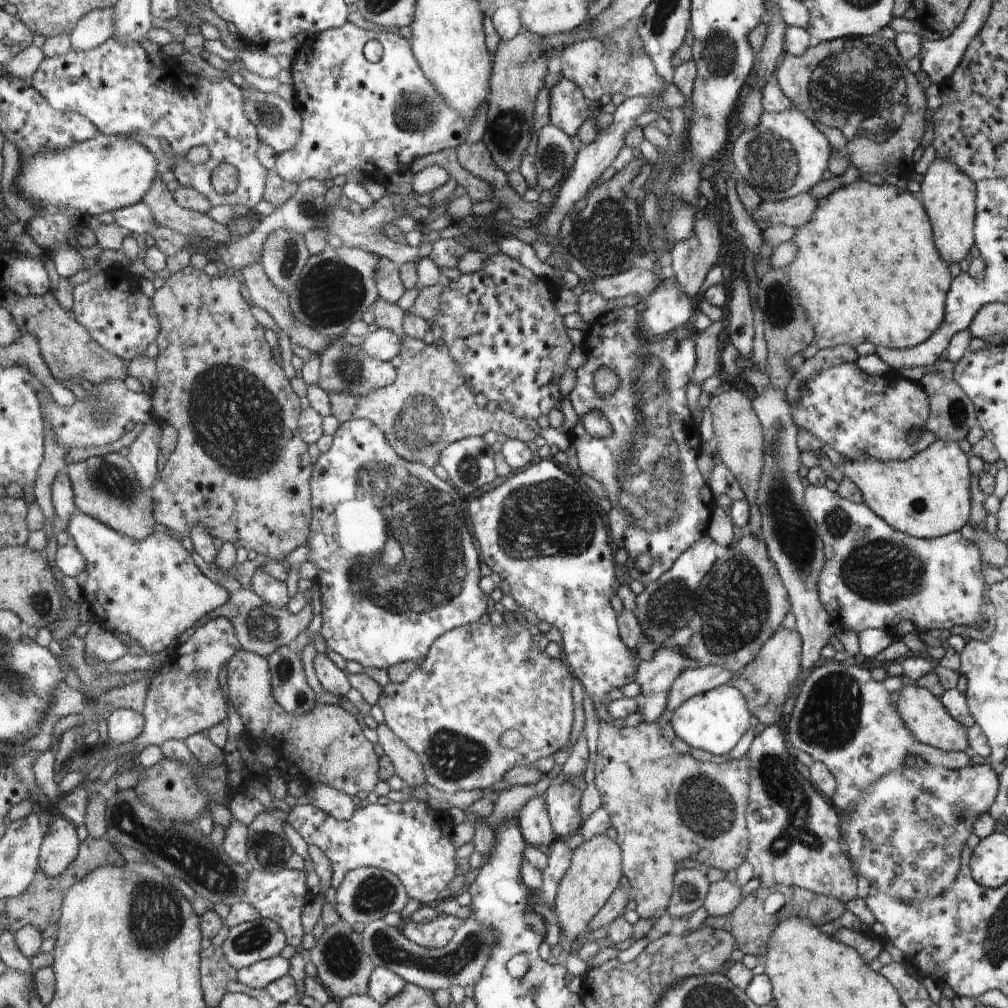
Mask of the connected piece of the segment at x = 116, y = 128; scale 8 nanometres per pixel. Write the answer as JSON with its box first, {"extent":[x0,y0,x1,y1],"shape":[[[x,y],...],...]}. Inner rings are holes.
{"extent":[32,36,269,209],"shape":[[[114,36],[102,46],[89,51],[73,48],[68,54],[46,58],[32,83],[56,108],[64,112],[78,112],[90,118],[104,134],[131,136],[143,131],[146,136],[167,139],[172,152],[176,154],[176,166],[172,171],[180,184],[206,194],[206,198],[213,200],[214,207],[238,204],[242,200],[242,205],[254,209],[254,206],[264,197],[269,172],[257,157],[262,142],[257,127],[250,122],[245,112],[247,93],[230,78],[210,80],[198,74],[190,74],[180,62],[180,58],[174,56],[166,58],[161,66],[154,66],[142,42],[140,44],[122,42],[122,38]],[[198,146],[208,146],[212,152],[212,160],[204,164],[190,162],[189,152]],[[224,163],[240,168],[242,188],[244,188],[242,192],[234,192],[232,196],[222,196],[224,194],[216,190],[213,182],[214,170]]]}

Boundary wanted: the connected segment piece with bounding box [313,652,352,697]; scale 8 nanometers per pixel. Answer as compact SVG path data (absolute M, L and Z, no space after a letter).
M326 652L316 654L313 660L316 676L322 684L323 691L332 692L335 696L343 697L352 689L348 682L347 672L326 655Z

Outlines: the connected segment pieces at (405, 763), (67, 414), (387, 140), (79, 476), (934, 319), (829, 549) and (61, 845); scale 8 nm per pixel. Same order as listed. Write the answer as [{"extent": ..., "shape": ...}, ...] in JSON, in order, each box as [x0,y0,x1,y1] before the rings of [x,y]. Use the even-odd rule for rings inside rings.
[{"extent":[376,722,428,786],"shape":[[[385,722],[378,724],[376,734],[384,754],[394,765],[396,776],[402,778],[406,786],[428,784],[418,754],[414,754],[410,746],[406,746],[406,742],[402,742]]]},{"extent":[34,375,154,448],"shape":[[[35,375],[34,388],[42,399],[45,418],[54,428],[58,442],[66,444],[68,448],[93,448],[113,445],[118,442],[126,431],[129,422],[148,422],[154,420],[154,396],[144,392],[135,392],[126,386],[122,379],[108,378],[100,384],[92,383],[93,393],[86,392],[86,398],[77,399],[72,406],[62,406],[54,400],[52,393]]]},{"extent":[275,22,471,182],"shape":[[[345,22],[344,25],[337,29],[327,30],[325,33],[318,33],[312,37],[307,37],[300,44],[296,54],[293,56],[292,64],[290,65],[292,77],[289,80],[295,92],[295,101],[298,106],[301,106],[304,114],[304,128],[302,129],[302,140],[298,142],[298,146],[294,146],[294,150],[287,150],[285,153],[276,155],[275,171],[282,175],[282,178],[288,182],[303,182],[314,178],[320,182],[326,182],[335,176],[350,176],[350,174],[362,174],[364,177],[373,178],[374,180],[384,181],[394,172],[405,173],[409,170],[409,165],[417,158],[425,157],[430,152],[440,152],[441,150],[456,149],[466,142],[466,136],[471,124],[471,119],[466,118],[464,114],[458,114],[458,110],[454,110],[454,106],[448,106],[442,98],[442,94],[438,94],[437,87],[430,82],[425,72],[422,71],[421,64],[418,63],[417,57],[413,54],[412,44],[406,40],[397,30],[388,32],[371,31],[350,23]],[[369,40],[378,40],[382,46],[382,57],[378,62],[370,62],[364,57],[362,49]]]},{"extent":[68,452,158,540],"shape":[[[120,452],[104,456],[92,456],[85,461],[68,465],[68,472],[76,491],[76,504],[84,514],[89,514],[118,532],[129,534],[132,538],[146,540],[156,534],[158,508],[154,502],[153,489],[146,490],[134,470],[130,458]]]},{"extent":[788,178,950,349],"shape":[[[861,178],[851,184],[842,186],[838,190],[834,190],[830,196],[822,198],[818,202],[818,208],[812,216],[810,222],[796,228],[793,238],[790,242],[793,243],[796,249],[796,258],[788,265],[788,278],[790,284],[794,288],[796,300],[802,306],[802,310],[806,312],[808,322],[812,324],[814,330],[813,343],[822,348],[832,348],[832,346],[840,346],[840,344],[848,344],[852,348],[856,348],[862,342],[870,342],[874,346],[888,347],[889,349],[912,348],[912,346],[921,345],[933,336],[945,322],[945,301],[948,300],[948,288],[950,286],[950,270],[948,264],[942,260],[941,253],[937,249],[936,240],[932,240],[932,229],[928,222],[928,215],[918,200],[912,196],[912,192],[902,190],[896,185],[884,183],[882,185],[871,184],[866,178]]]},{"extent":[804,484,984,637],"shape":[[[807,484],[804,493],[804,502],[806,504],[806,513],[814,519],[818,528],[818,535],[823,542],[823,550],[825,552],[826,562],[819,576],[819,596],[824,610],[827,610],[833,623],[837,628],[844,630],[852,630],[857,635],[866,630],[866,628],[890,628],[890,634],[902,637],[908,632],[919,634],[929,632],[930,630],[950,630],[952,626],[966,626],[974,620],[974,616],[978,614],[978,608],[982,604],[982,592],[984,592],[984,578],[982,578],[982,570],[980,570],[980,550],[976,544],[972,544],[971,540],[966,540],[960,531],[956,531],[936,538],[916,538],[900,534],[896,530],[890,528],[890,524],[878,515],[867,503],[854,504],[849,500],[842,498],[836,491],[830,491],[827,487],[814,486]]]},{"extent":[41,817,82,876],"shape":[[[68,817],[57,818],[48,828],[41,850],[41,869],[50,876],[62,876],[80,856],[82,841],[77,825]]]}]

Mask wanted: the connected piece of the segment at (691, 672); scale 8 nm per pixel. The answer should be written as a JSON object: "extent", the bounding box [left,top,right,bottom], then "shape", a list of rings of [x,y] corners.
{"extent":[667,666,740,712],"shape":[[[722,666],[687,668],[674,682],[667,707],[670,712],[674,712],[680,704],[692,696],[708,692],[720,685],[728,685],[728,682],[732,682],[732,678],[736,678],[738,674],[740,674],[740,670],[728,670]]]}

